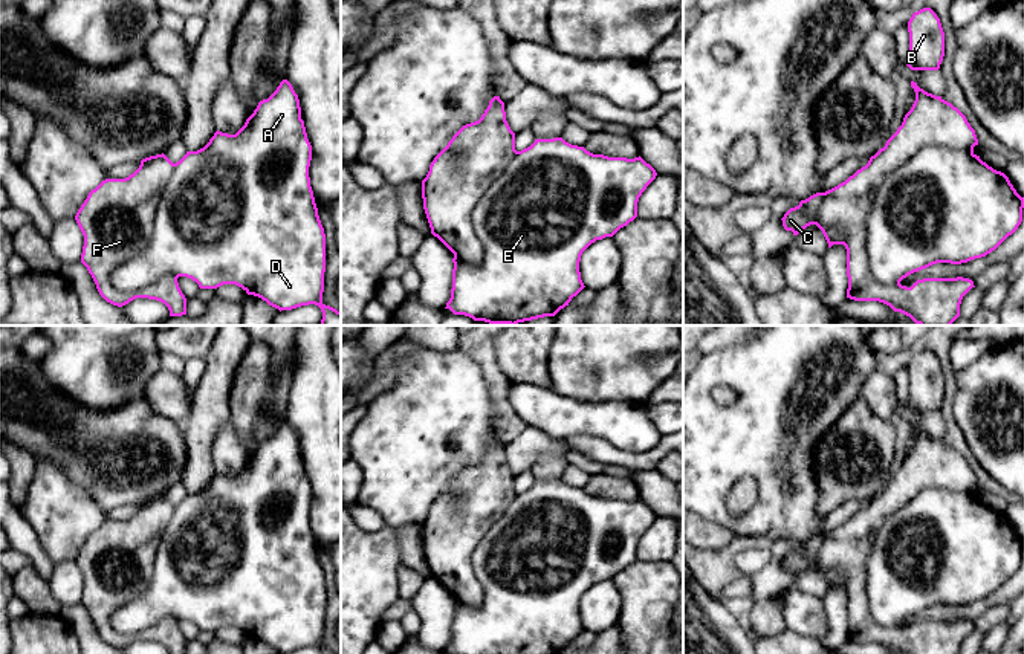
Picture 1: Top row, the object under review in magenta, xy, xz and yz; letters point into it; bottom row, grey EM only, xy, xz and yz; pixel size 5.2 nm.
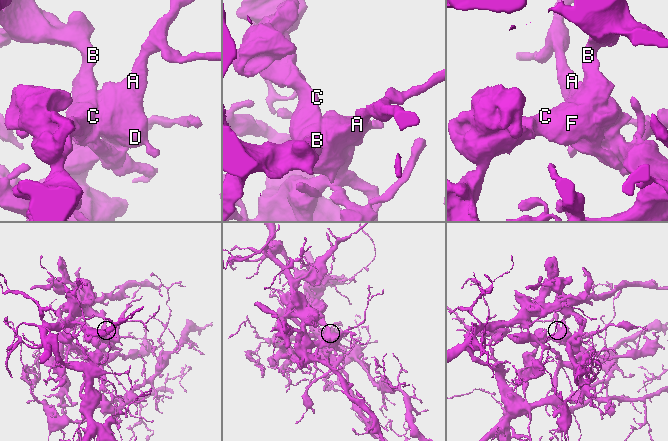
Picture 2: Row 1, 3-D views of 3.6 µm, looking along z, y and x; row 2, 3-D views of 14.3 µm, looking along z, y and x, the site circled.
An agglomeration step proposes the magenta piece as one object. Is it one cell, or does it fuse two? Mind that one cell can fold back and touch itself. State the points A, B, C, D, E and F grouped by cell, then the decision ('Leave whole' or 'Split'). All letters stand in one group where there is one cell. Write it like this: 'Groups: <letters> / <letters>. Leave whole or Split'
Groups: A D E / B C F. Split

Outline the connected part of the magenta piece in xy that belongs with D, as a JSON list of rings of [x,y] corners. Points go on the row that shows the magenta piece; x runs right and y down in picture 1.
[[[283,79],[267,99],[258,102],[235,134],[217,130],[203,148],[186,151],[174,164],[159,194],[153,237],[142,252],[112,272],[113,286],[122,292],[138,292],[167,275],[191,278],[200,289],[235,284],[280,312],[315,304],[322,312],[321,325],[341,325],[341,312],[322,303],[326,234],[310,186],[310,160],[312,145],[301,119],[298,95]]]

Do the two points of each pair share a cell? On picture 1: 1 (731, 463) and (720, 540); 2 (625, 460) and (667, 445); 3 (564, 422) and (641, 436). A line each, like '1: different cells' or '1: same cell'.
1: different cells
2: same cell
3: same cell

